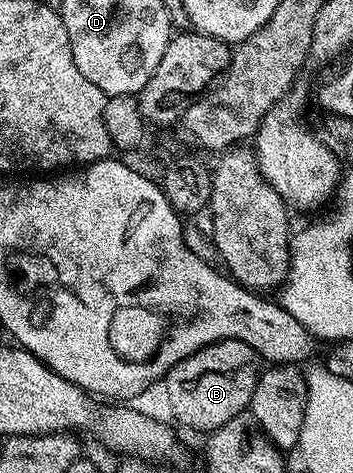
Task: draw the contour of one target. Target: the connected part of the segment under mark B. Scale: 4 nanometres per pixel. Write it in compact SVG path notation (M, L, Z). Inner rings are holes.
M220 340L200 348L195 354L183 358L183 362L175 365L165 375L163 387L165 387L165 400L169 403L169 412L185 428L194 428L197 432L208 434L219 426L231 422L231 418L242 415L249 408L251 398L255 394L257 377L263 371L262 361L255 350L247 346L247 342L238 340Z

